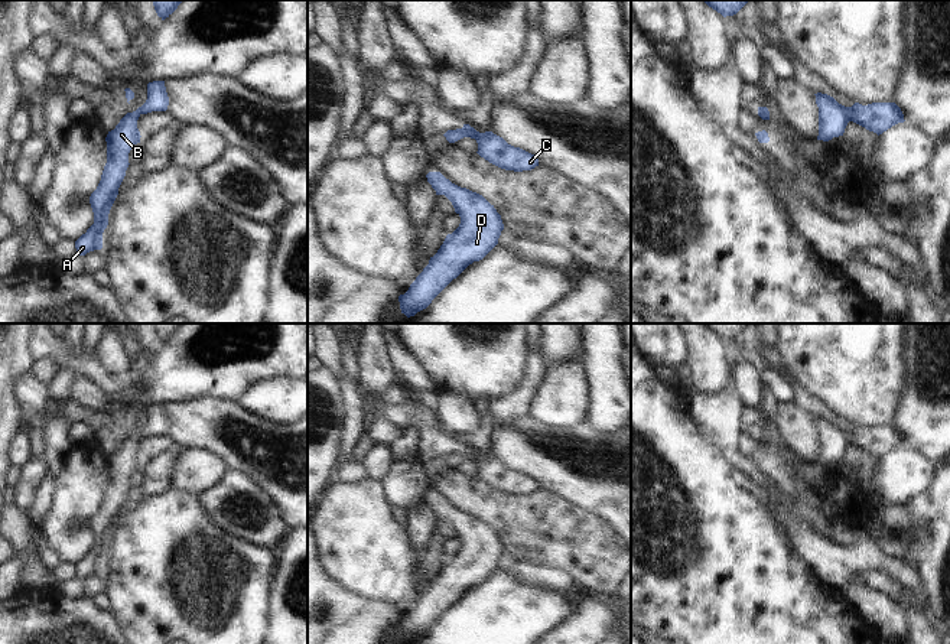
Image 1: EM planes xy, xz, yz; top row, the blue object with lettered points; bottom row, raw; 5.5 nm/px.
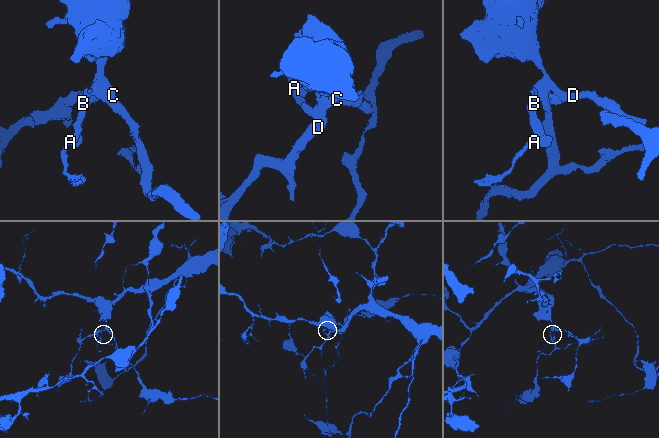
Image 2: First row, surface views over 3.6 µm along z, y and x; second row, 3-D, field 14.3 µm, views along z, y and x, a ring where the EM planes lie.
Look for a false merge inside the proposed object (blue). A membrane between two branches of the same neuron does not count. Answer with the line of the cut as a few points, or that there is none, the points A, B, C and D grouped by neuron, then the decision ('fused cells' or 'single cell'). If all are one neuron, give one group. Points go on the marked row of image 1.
cut in xz along (461, 129), (465, 136); A B / C D; fused cells

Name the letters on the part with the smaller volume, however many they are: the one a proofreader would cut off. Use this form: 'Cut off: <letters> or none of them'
Cut off: A, B

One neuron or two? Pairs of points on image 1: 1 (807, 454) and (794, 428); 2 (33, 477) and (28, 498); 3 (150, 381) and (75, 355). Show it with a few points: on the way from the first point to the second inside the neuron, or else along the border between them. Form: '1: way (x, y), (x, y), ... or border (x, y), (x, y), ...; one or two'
1: way (807, 448), (800, 433); one
2: way (31, 482), (28, 493); one
3: border (139, 373), (126, 387), (107, 396); two

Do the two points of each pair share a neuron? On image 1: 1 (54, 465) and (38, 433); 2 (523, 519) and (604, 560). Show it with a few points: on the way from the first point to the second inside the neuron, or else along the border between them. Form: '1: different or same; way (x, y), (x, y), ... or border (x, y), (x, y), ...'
1: different; border (44, 426), (45, 454)
2: same; way (543, 520), (563, 536), (584, 546)

